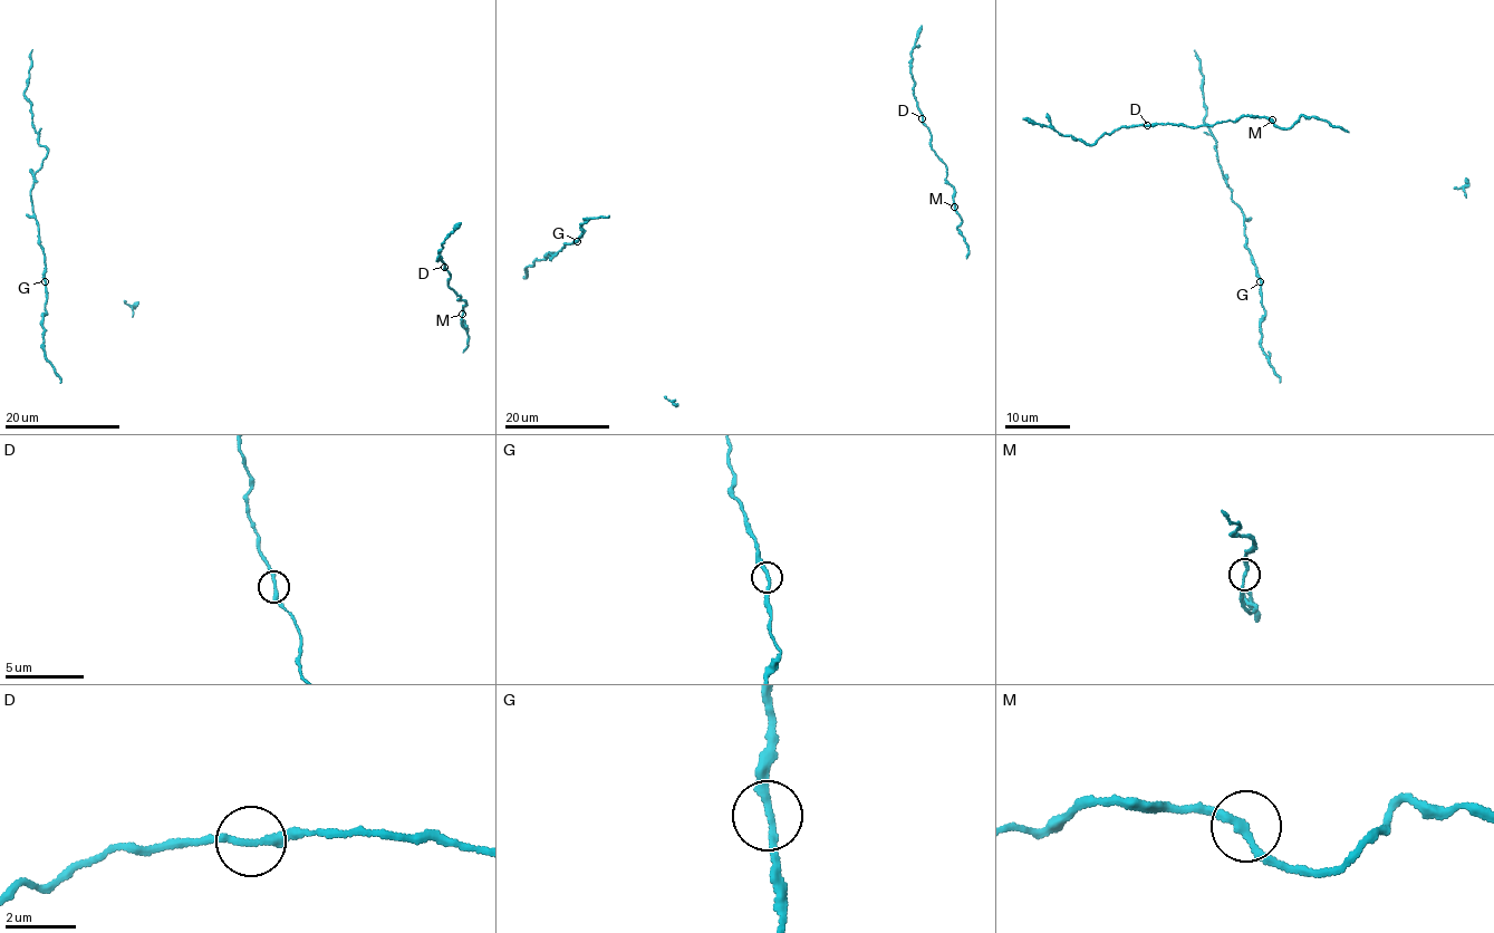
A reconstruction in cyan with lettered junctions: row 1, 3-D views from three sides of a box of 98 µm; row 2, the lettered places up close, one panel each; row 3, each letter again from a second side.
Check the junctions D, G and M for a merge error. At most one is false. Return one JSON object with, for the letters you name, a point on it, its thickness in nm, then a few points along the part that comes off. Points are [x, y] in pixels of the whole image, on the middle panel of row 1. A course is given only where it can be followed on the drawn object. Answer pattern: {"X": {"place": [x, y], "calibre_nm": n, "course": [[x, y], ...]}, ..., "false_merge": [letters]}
{"false_merge": []}

